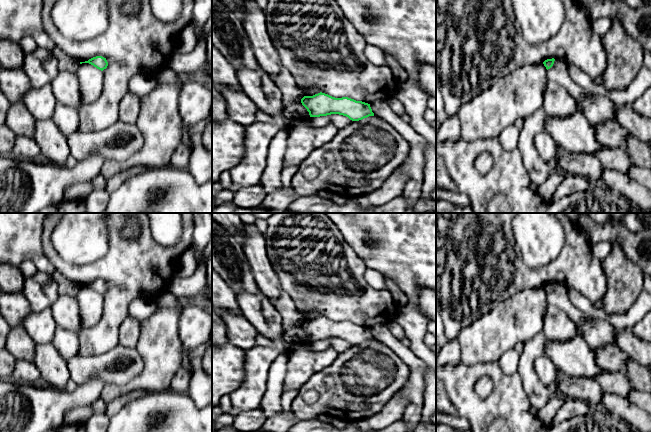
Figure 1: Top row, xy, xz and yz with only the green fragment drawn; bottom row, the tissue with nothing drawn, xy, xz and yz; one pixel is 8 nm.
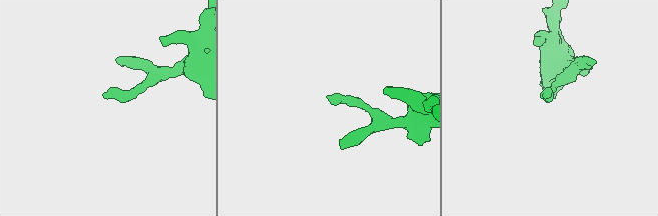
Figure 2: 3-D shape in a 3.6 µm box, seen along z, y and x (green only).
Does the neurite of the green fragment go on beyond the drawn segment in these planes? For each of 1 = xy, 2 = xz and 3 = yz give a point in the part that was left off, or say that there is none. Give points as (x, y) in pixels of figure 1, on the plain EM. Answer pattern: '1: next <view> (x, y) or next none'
1: next none
2: next none
3: next none

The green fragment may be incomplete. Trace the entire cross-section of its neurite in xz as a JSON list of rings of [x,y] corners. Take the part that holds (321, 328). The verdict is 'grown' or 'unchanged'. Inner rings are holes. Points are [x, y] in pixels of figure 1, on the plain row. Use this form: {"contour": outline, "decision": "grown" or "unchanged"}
{"contour": [[[322,316],[313,320],[304,320],[301,327],[309,336],[310,341],[339,338],[352,345],[359,345],[374,340],[368,327],[348,321],[335,322]]], "decision": "unchanged"}

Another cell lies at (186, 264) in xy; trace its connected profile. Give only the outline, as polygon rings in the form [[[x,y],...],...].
[[[190,247],[178,258],[172,274],[173,279],[189,277],[195,272],[196,268],[194,249]]]

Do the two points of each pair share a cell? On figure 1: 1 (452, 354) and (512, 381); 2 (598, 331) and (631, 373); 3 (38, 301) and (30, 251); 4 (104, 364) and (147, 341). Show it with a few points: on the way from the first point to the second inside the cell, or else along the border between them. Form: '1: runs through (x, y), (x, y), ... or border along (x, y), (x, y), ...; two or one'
1: border along (460, 362), (454, 365), (446, 365); two
2: runs through (605, 342), (607, 349), (621, 363); one
3: border along (37, 270), (51, 275); two
4: border along (135, 348), (143, 362), (143, 369), (141, 371); two

